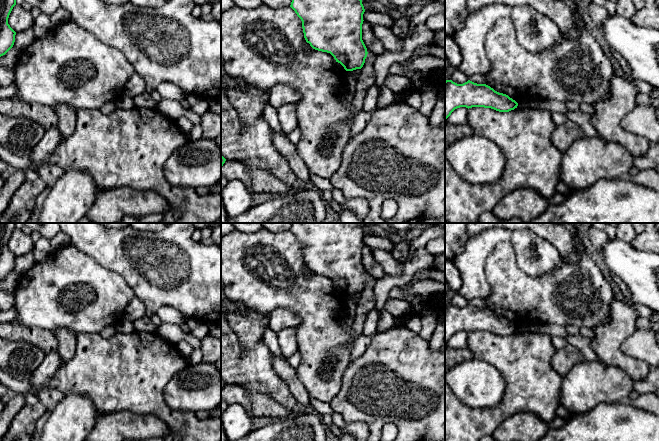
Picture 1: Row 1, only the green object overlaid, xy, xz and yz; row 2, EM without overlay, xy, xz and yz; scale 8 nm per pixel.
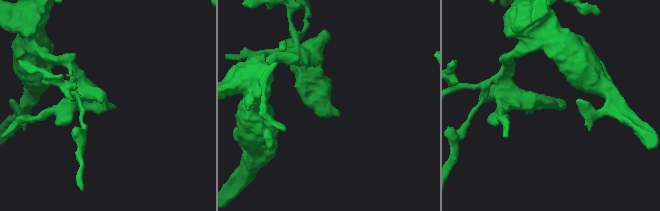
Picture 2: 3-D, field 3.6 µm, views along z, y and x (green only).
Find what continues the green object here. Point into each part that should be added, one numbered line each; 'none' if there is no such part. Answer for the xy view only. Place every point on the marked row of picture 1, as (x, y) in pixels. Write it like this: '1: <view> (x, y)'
none

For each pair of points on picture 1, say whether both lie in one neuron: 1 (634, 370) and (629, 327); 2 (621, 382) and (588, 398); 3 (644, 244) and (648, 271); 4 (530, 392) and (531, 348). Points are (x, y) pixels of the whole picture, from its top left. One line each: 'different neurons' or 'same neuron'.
1: same neuron
2: same neuron
3: different neurons
4: same neuron

